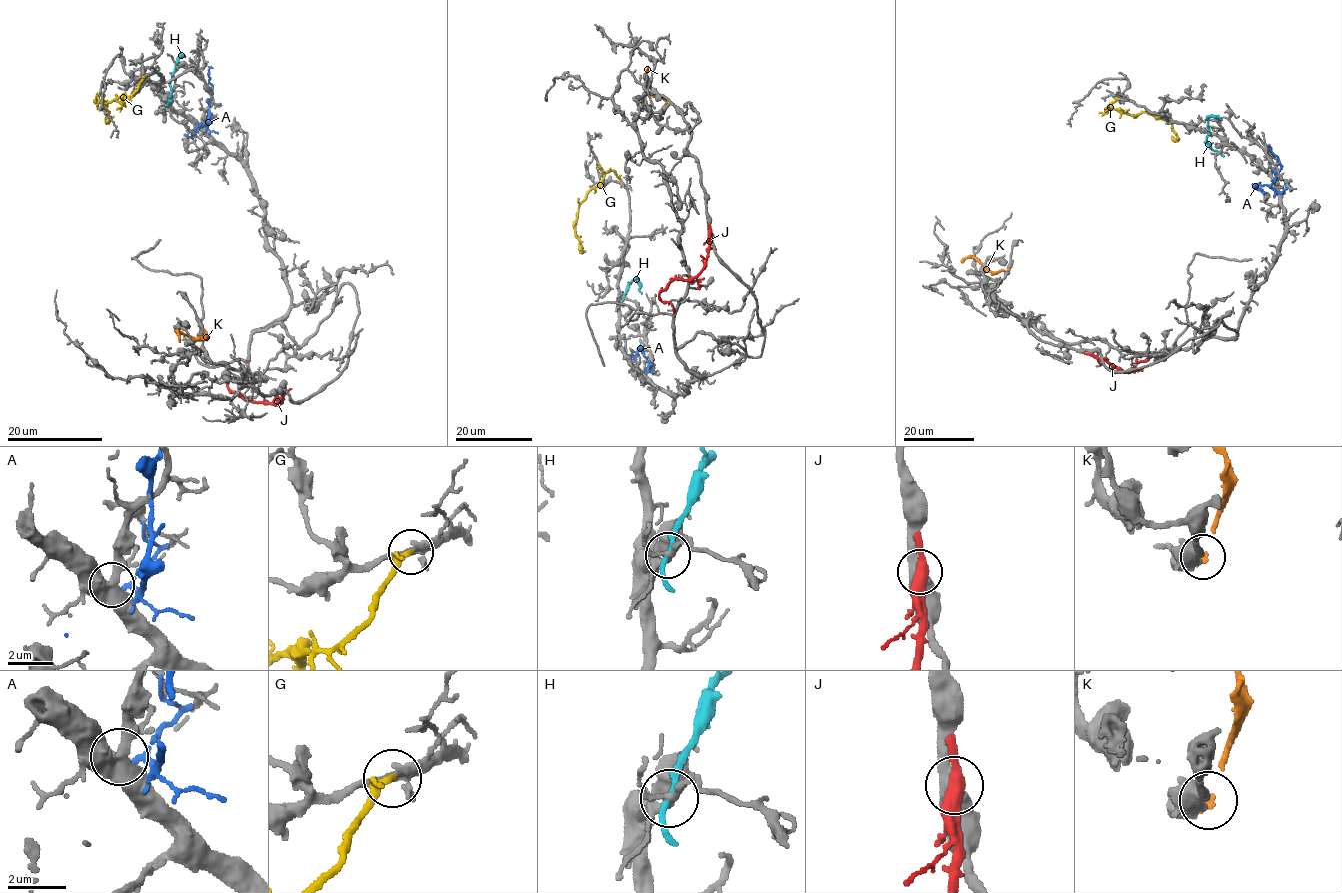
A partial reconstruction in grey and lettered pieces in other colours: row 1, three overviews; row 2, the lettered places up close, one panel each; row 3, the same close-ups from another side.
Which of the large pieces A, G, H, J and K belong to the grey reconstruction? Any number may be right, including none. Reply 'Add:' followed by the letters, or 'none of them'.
Add: G

